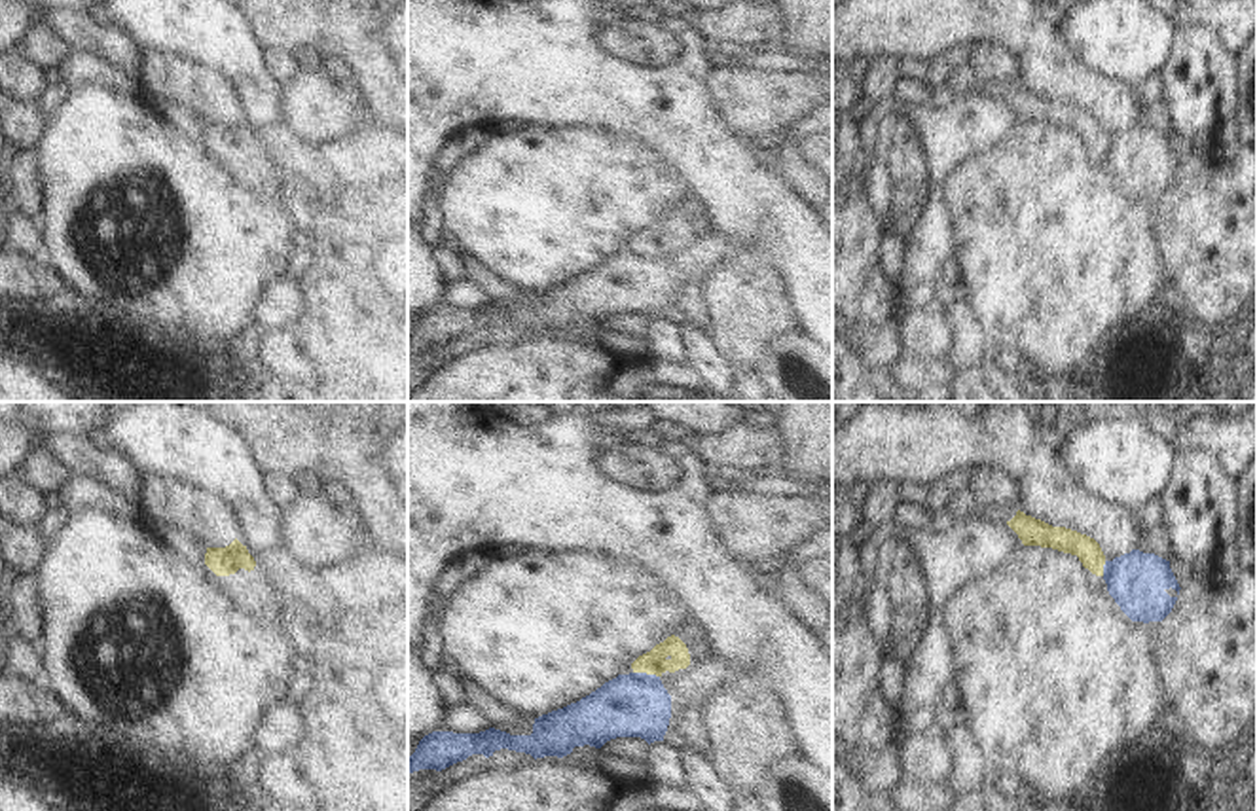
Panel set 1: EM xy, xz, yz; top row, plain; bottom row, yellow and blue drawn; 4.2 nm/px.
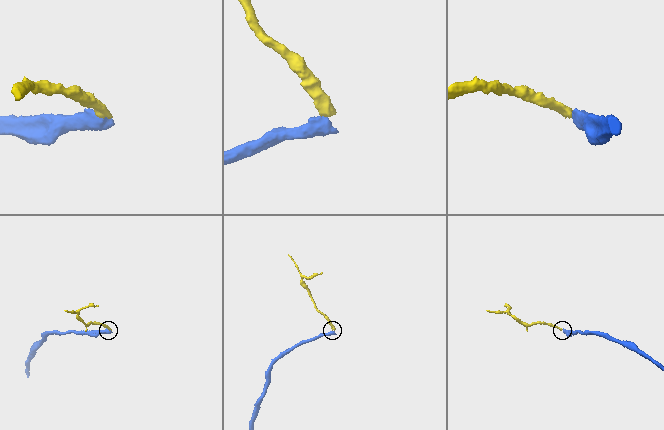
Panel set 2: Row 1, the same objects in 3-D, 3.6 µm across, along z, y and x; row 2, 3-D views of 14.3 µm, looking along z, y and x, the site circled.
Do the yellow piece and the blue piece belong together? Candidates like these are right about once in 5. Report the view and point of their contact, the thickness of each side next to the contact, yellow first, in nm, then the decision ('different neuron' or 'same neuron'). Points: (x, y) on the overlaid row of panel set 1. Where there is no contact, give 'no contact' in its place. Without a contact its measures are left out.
xz (647, 673) | 100/280 nm | different neuron

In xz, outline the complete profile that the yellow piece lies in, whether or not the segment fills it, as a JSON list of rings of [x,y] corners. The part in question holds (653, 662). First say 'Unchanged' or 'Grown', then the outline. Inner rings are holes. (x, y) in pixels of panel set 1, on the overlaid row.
Unchanged. [[[671,635],[664,642],[656,644],[650,652],[639,656],[631,669],[633,673],[647,673],[662,676],[665,671],[675,673],[690,665],[690,654],[686,644]]]

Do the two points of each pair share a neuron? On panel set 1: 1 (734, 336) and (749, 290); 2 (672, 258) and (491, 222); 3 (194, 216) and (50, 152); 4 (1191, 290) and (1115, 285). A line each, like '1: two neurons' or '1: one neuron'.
1: one neuron
2: two neurons
3: one neuron
4: two neurons

